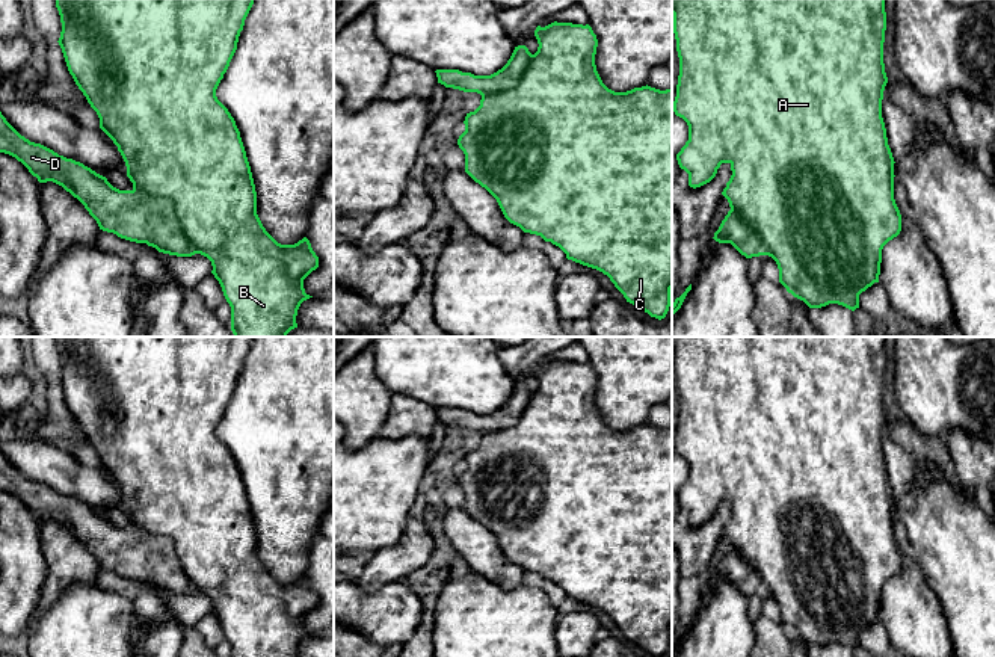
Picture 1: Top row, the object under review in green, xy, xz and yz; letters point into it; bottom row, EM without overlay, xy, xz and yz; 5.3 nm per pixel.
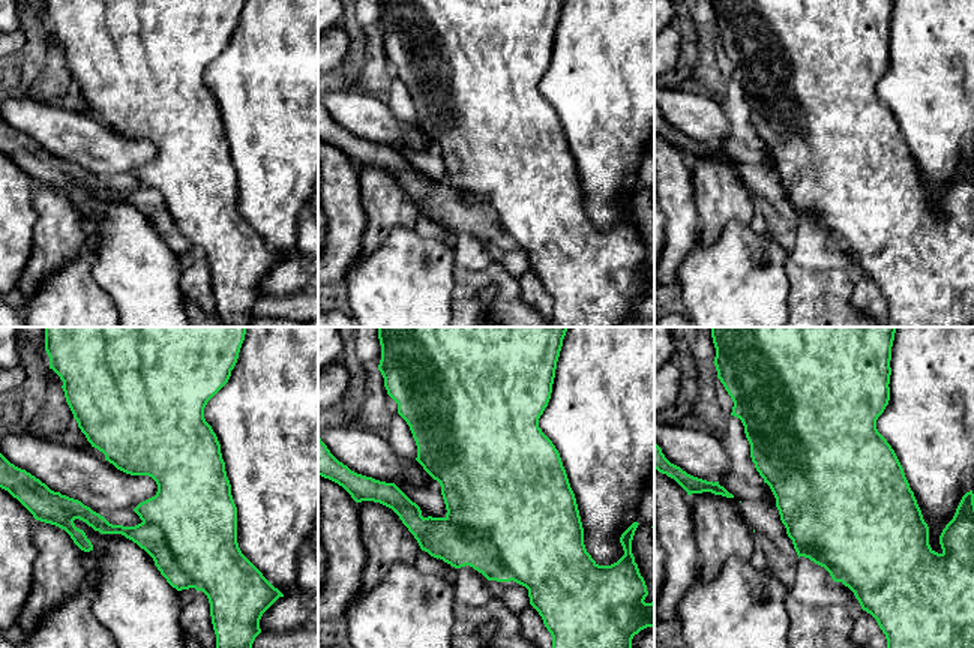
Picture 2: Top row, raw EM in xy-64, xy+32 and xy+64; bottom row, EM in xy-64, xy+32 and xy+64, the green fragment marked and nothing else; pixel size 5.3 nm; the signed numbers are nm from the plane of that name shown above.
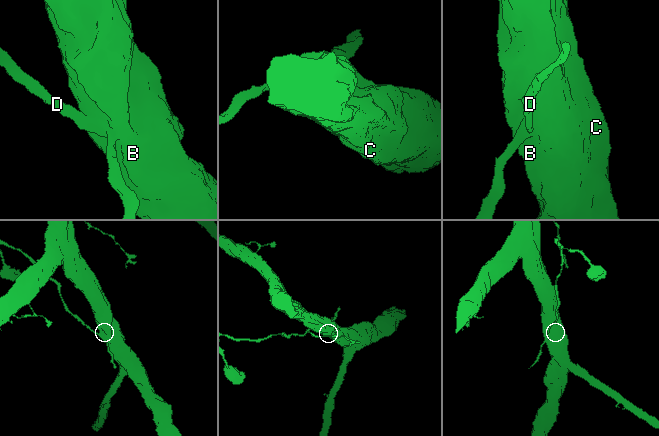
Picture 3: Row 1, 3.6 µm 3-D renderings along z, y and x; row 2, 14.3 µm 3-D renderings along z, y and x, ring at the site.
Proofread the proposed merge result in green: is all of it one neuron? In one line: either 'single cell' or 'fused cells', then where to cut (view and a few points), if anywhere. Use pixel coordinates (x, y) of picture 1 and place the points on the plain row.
fused cells; cut xy (133, 527), (166, 536), (172, 542), (183, 573), (197, 591)

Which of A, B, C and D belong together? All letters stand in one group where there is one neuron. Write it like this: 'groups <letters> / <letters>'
groups A B C / D

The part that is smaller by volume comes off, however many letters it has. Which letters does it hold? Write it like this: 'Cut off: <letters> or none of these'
Cut off: D

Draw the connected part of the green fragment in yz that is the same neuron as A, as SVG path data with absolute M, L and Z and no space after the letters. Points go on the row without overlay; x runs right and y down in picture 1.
M672 337L672 353L673 353L673 372L676 378L676 390L679 396L679 414L676 423L676 435L673 440L673 450L676 455L682 456L688 464L688 479L676 492L676 498L681 507L688 512L688 524L696 527L710 521L720 506L722 501L729 501L732 514L726 521L722 533L728 538L729 545L743 554L753 568L758 571L764 583L764 594L772 595L779 607L779 621L791 631L794 636L803 639L809 646L821 646L829 642L843 643L852 649L859 646L859 633L879 621L882 588L883 585L897 575L901 569L901 553L894 538L894 495L888 483L886 467L882 456L882 438L883 429L888 421L883 402L883 381L886 369L886 337Z

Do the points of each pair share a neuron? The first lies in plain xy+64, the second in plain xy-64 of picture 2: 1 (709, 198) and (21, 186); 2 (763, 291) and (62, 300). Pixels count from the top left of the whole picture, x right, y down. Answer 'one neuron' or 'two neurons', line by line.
1: two neurons
2: one neuron

